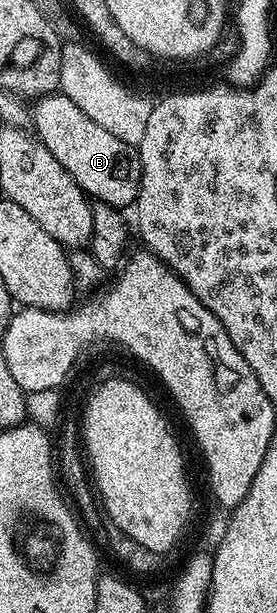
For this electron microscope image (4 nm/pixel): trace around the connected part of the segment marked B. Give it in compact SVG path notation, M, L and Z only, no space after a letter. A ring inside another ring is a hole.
M60 93L42 95L32 104L31 114L36 138L49 150L51 157L71 173L90 200L118 209L132 208L136 204L141 188L141 157L130 144L95 125L75 101Z

